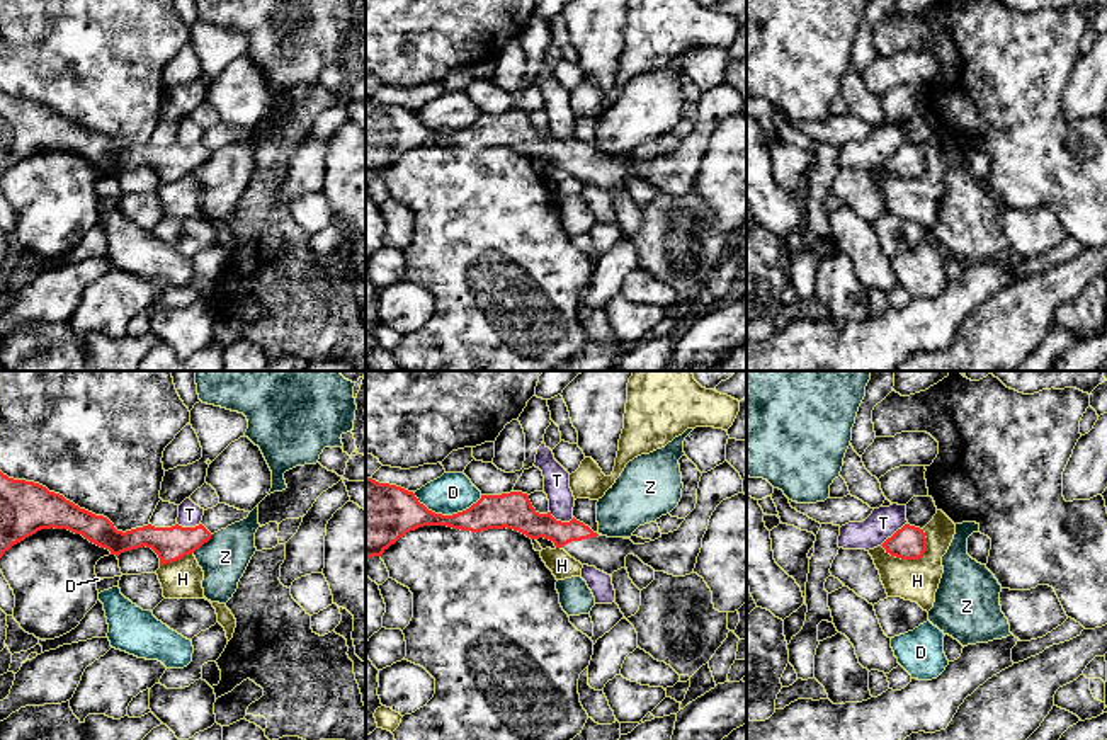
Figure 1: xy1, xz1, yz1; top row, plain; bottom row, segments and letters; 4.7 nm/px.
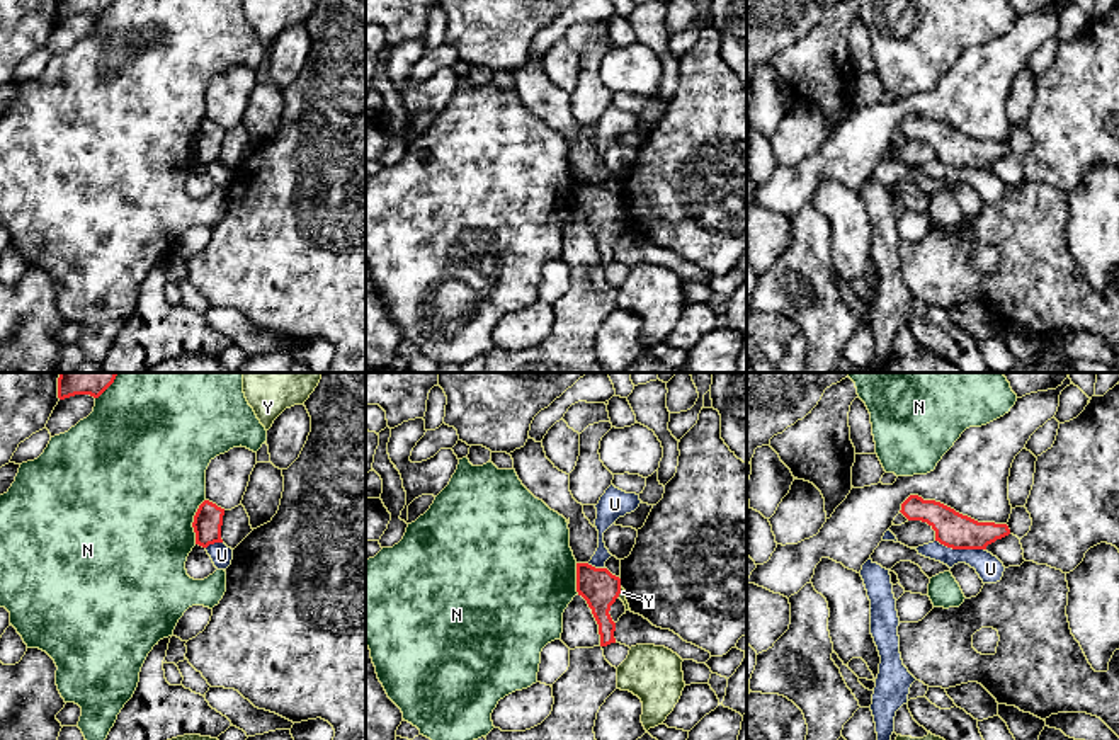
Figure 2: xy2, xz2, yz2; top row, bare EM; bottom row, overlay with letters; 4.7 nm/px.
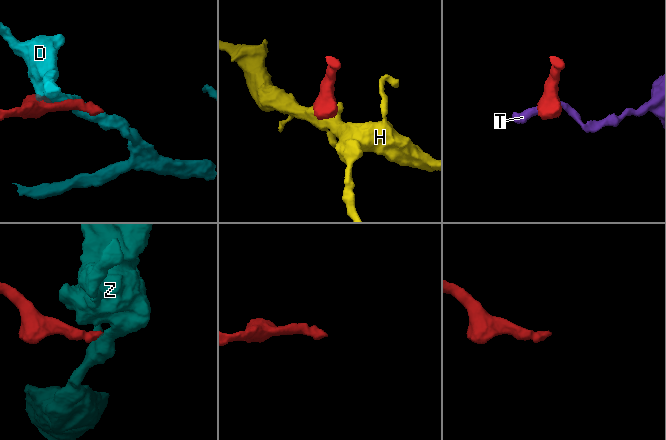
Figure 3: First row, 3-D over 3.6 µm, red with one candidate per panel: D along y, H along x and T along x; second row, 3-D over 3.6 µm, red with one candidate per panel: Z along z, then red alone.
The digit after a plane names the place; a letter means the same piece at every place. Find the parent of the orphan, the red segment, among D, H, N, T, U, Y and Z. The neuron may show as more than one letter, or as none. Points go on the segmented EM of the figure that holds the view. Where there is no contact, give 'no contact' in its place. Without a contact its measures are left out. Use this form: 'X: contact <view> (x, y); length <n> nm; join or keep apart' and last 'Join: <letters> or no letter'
D: contact xz1 (446, 516); length 340 nm; keep apart
H: contact yz1 (910, 558); length 220 nm; keep apart
N: contact xy2 (194, 521); length 220 nm; keep apart
T: contact yz1 (895, 533); length 170 nm; keep apart
U: contact yz2 (959, 548); length 240 nm; keep apart
Y: contact xz2 (619, 592); length 50 nm; keep apart
Z: contact xy1 (203, 543); length 130 nm; keep apart
Join: no letter

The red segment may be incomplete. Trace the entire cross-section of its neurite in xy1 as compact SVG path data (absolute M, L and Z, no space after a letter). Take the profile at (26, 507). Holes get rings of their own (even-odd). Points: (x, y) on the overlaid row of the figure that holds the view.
M0 471L0 558L14 544L51 527L82 534L116 556L143 546L151 548L160 565L194 553L213 536L202 524L196 527L148 524L122 532L107 517L80 509L39 483L14 480Z

